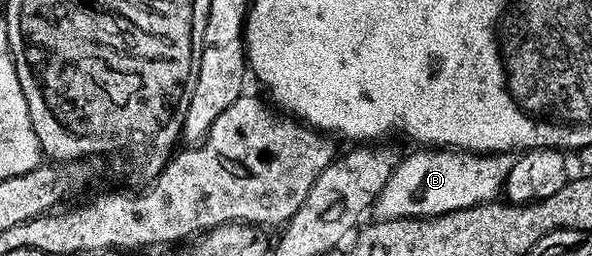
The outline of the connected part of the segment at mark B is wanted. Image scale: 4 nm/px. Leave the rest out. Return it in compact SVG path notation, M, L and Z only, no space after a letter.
M422 147L419 153L403 156L394 166L388 183L378 193L373 203L375 218L439 217L448 211L484 205L503 192L508 171L514 165L509 153L479 155L445 147Z

